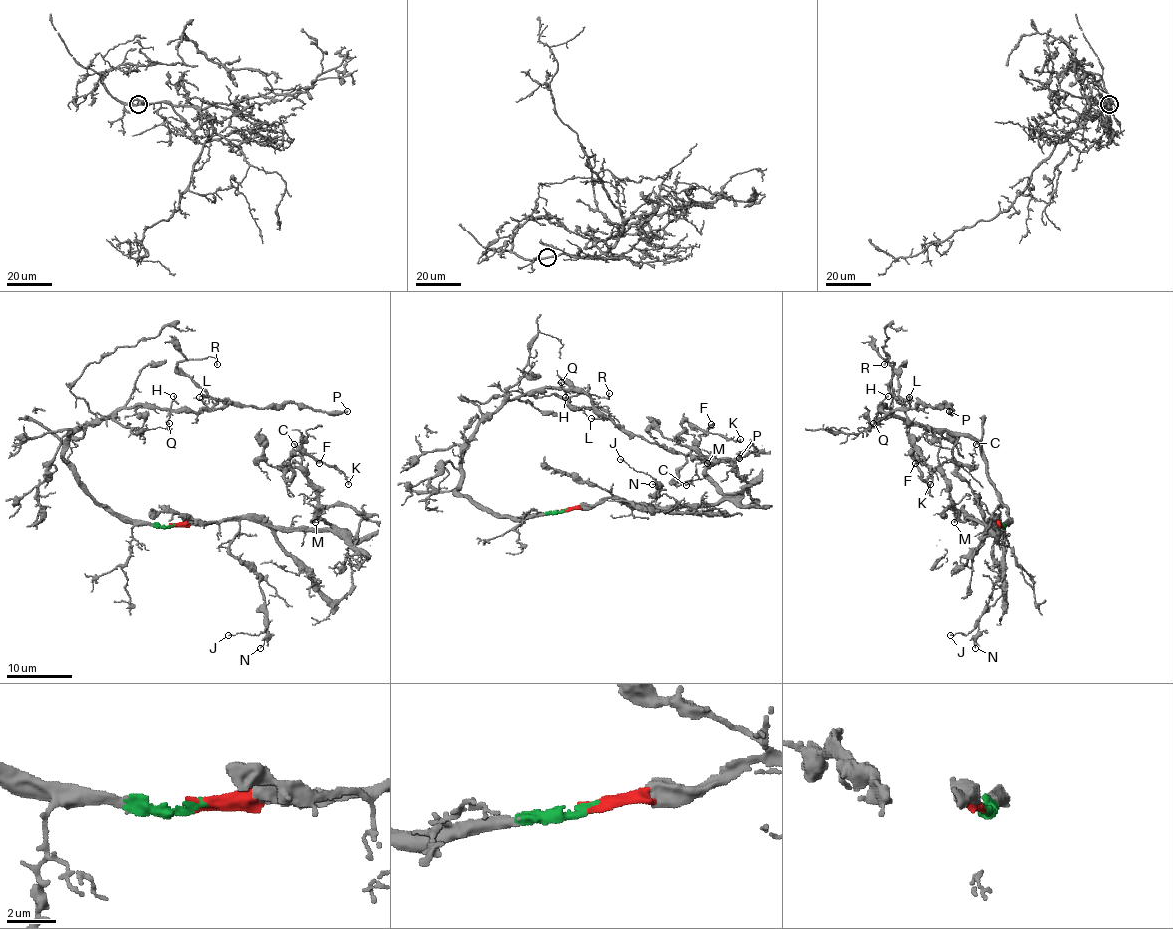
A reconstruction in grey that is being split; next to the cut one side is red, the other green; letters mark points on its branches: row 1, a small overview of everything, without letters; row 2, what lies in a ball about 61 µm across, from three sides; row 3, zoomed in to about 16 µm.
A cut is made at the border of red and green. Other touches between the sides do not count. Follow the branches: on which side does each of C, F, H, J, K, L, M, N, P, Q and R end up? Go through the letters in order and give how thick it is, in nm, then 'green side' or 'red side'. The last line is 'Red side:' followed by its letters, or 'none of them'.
C: 110 nm thick; red side
F: 110 nm thick; red side
H: 100 nm thick; green side
J: 110 nm thick; red side
K: 120 nm thick; red side
L: 150 nm thick; green side
M: 100 nm thick; red side
N: 120 nm thick; red side
P: 240 nm thick; green side
Q: 160 nm thick; green side
R: 110 nm thick; green side
Red side: C, F, J, K, M, N

